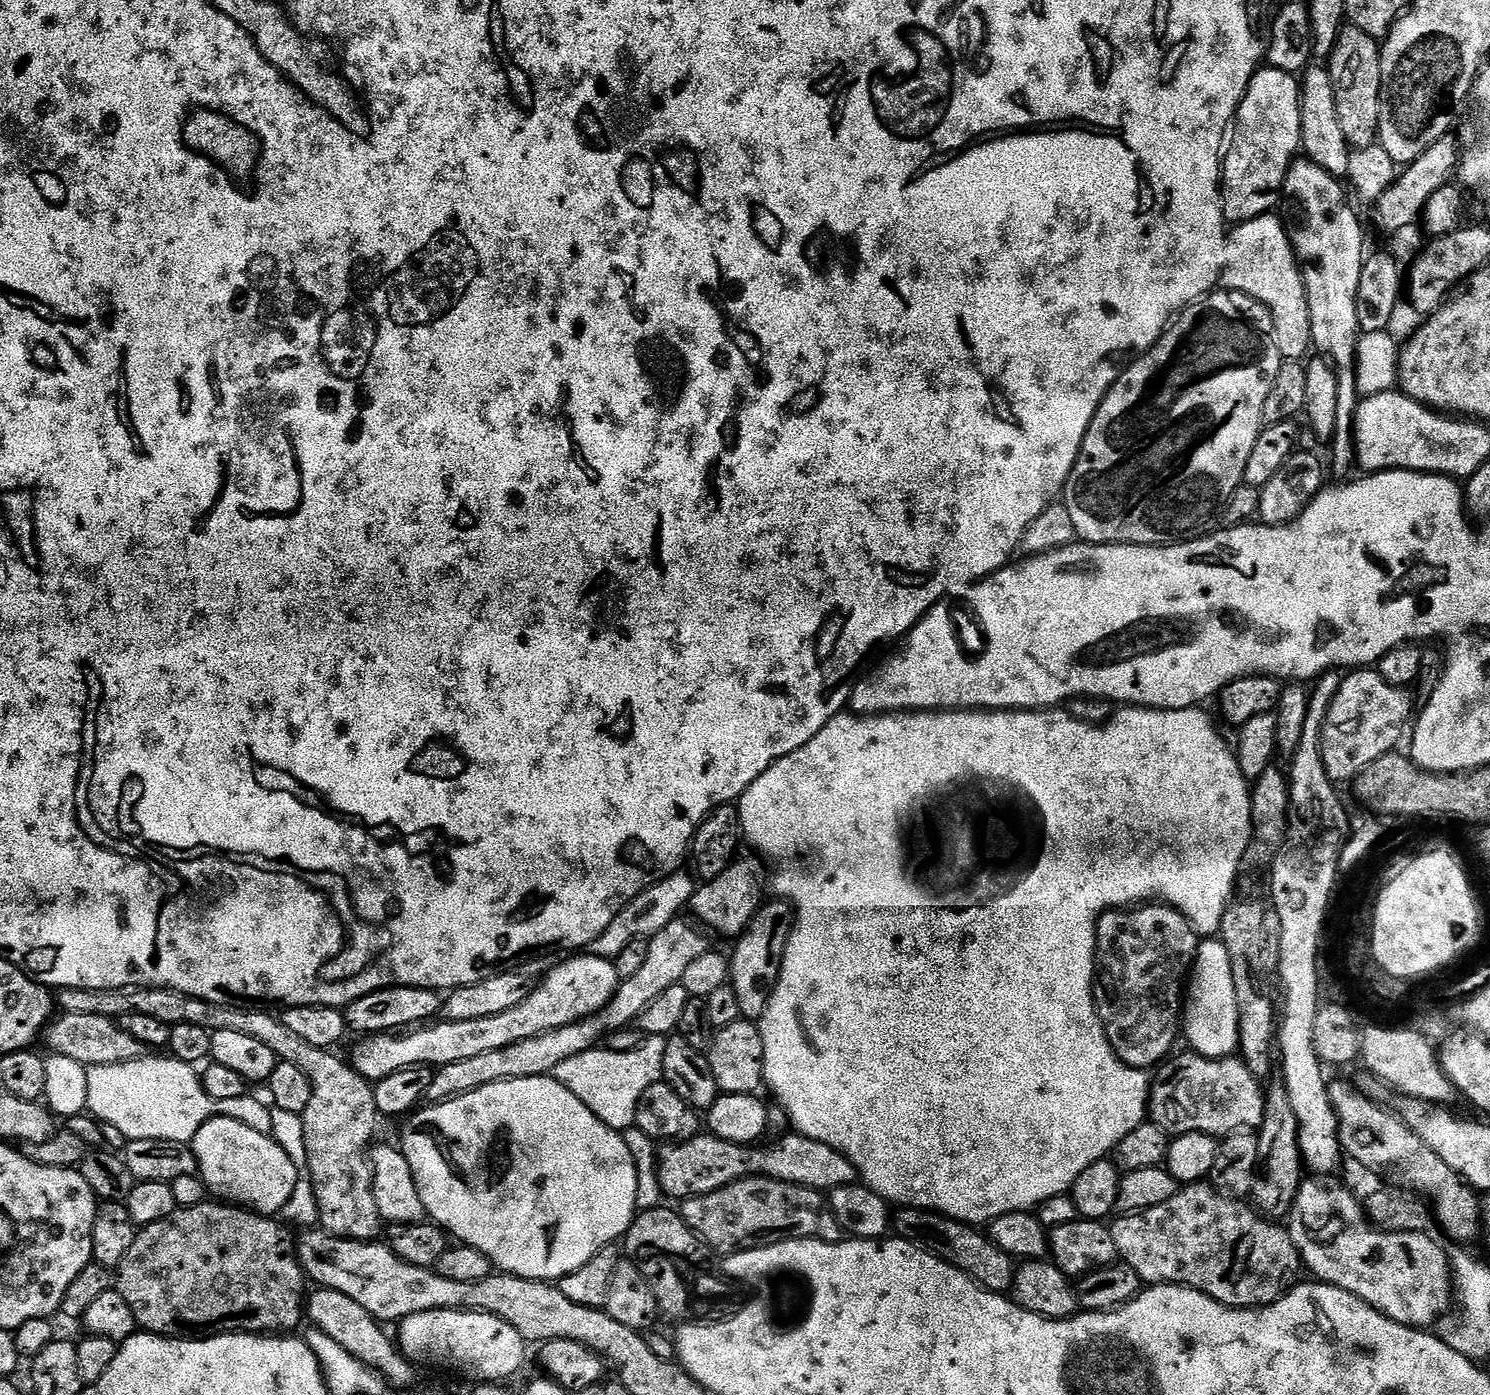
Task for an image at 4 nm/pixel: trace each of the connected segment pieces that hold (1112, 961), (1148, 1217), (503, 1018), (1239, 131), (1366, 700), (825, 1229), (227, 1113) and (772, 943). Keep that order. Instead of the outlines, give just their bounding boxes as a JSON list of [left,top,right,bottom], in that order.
[[1096,902,1201,1070],[1110,1182,1302,1308],[350,954,620,1082],[1222,67,1302,224],[1320,671,1413,782],[682,1176,842,1258],[86,1054,272,1145],[728,898,796,1022]]

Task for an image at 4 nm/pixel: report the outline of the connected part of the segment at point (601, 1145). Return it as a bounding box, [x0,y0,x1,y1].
[398,1076,641,1282]

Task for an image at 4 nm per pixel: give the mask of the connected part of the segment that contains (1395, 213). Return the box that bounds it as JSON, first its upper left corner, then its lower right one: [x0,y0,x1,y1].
[1371,134,1458,234]

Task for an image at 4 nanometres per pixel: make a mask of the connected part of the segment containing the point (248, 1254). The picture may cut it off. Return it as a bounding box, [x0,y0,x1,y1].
[114,1182,306,1338]

